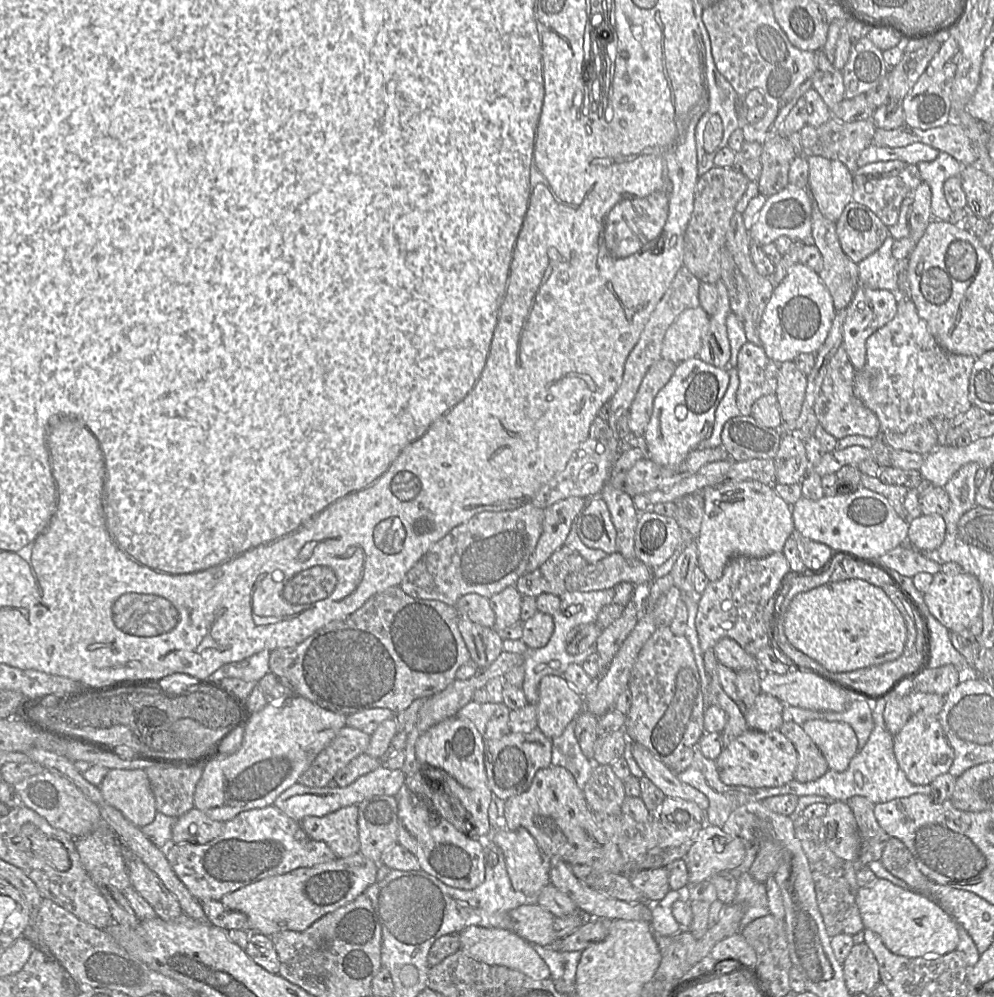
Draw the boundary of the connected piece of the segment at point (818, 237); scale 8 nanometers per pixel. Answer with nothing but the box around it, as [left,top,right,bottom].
[812,202,859,310]

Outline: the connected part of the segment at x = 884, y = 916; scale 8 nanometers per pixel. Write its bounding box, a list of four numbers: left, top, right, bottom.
[855,879,958,958]

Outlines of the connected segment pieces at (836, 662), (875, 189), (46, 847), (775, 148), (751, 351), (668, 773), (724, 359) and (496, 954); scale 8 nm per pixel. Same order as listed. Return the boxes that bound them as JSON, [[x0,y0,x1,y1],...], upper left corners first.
[[784,579,907,672],[852,165,921,227],[13,823,71,871],[757,134,796,198],[735,342,779,416],[632,743,709,810],[697,279,732,368],[459,926,550,980]]

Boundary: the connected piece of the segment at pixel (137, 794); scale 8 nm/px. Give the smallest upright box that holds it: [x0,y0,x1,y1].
[99,770,155,828]

